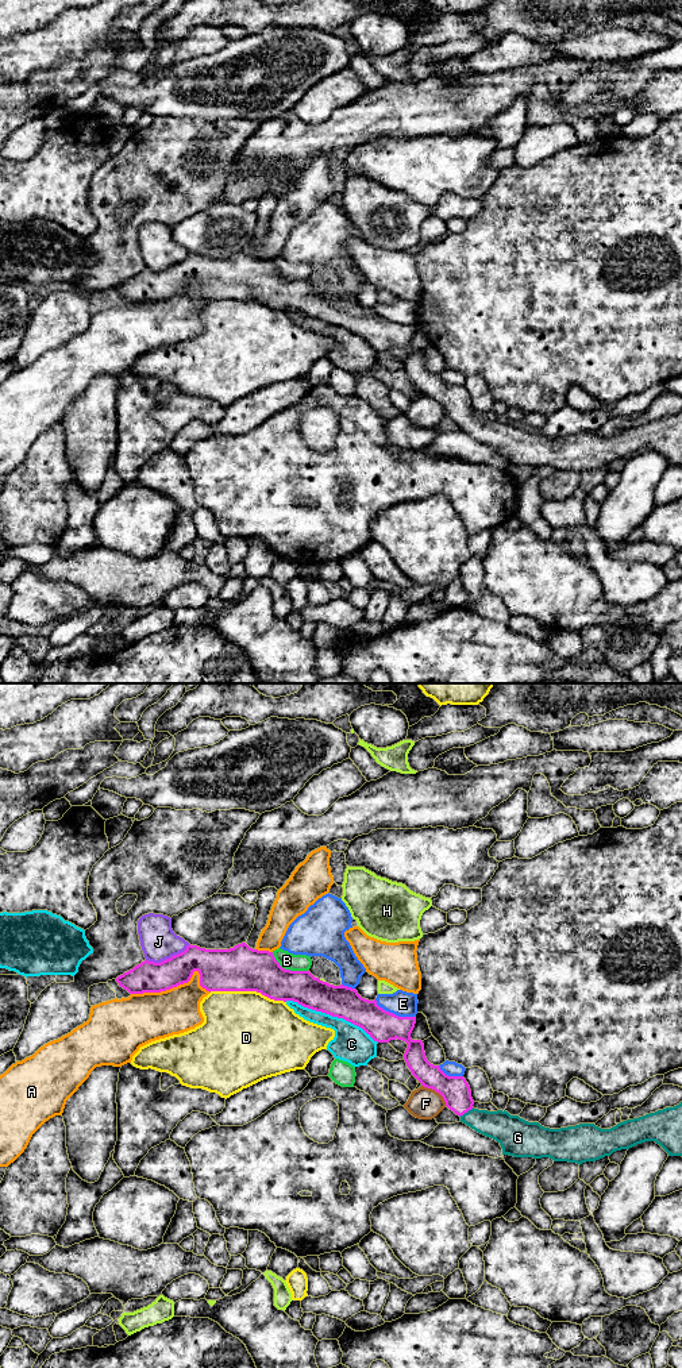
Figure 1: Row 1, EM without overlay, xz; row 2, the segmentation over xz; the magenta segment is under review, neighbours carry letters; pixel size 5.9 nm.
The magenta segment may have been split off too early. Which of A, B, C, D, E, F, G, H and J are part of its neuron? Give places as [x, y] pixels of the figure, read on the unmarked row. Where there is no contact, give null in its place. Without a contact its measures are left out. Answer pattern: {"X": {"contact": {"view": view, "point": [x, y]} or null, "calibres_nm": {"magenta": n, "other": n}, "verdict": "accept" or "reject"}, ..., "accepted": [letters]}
{"A": {"contact": {"view": "xz", "point": [176, 295]}, "calibres_nm": {"magenta": 190, "other": 280}, "verdict": "reject"}, "B": {"contact": {"view": "xz", "point": [288, 278]}, "calibres_nm": {"magenta": 260, "other": 100}, "verdict": "reject"}, "C": {"contact": {"view": "xz", "point": [331, 323]}, "calibres_nm": {"magenta": 190, "other": 220}, "verdict": "reject"}, "D": {"contact": {"view": "xz", "point": [247, 299]}, "calibres_nm": {"magenta": 280, "other": 500}, "verdict": "reject"}, "E": {"contact": {"view": "xz", "point": [392, 322]}, "calibres_nm": {"magenta": 190, "other": 150}, "verdict": "reject"}, "F": {"contact": {"view": "xz", "point": [436, 400]}, "calibres_nm": {"magenta": 170, "other": 190}, "verdict": "reject"}, "G": {"contact": {"view": "xz", "point": [466, 420]}, "calibres_nm": {"magenta": 170, "other": 180}, "verdict": "accept"}, "H": {"contact": {"view": "xz", "point": [322, 289]}, "calibres_nm": {"magenta": 190, "other": 20}, "verdict": "reject"}, "J": {"contact": {"view": "xz", "point": [168, 268]}, "calibres_nm": {"magenta": 190, "other": 220}, "verdict": "reject"}, "accepted": ["G"]}

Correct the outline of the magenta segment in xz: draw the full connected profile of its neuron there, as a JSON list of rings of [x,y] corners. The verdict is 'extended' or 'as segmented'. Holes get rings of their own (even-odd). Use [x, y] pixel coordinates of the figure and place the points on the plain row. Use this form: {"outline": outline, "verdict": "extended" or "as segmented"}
{"outline": [[[246,251],[230,258],[205,258],[189,253],[184,261],[161,271],[142,270],[117,285],[116,290],[130,302],[161,301],[188,292],[194,280],[200,282],[200,294],[209,301],[257,300],[274,309],[293,309],[304,316],[343,327],[362,336],[377,351],[389,351],[396,347],[405,350],[408,357],[404,362],[404,369],[412,384],[421,394],[439,401],[446,415],[461,425],[461,431],[496,448],[502,456],[502,463],[533,467],[550,466],[554,470],[569,470],[581,474],[586,470],[610,465],[616,459],[629,458],[646,450],[655,450],[668,465],[682,465],[682,411],[674,416],[627,428],[610,438],[601,438],[594,432],[550,438],[539,431],[528,431],[519,424],[510,424],[505,419],[488,420],[474,417],[471,398],[466,388],[463,385],[448,385],[439,374],[431,373],[425,366],[423,350],[411,347],[416,325],[398,325],[389,321],[379,316],[375,308],[362,307],[355,297],[330,293],[315,286],[309,280],[285,278],[276,269],[273,261],[253,258]]], "verdict": "extended"}

